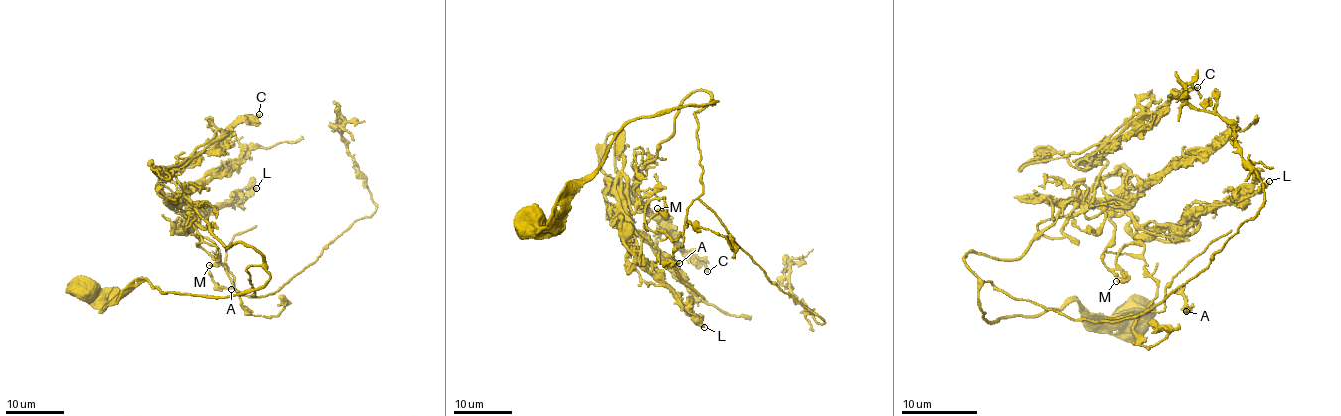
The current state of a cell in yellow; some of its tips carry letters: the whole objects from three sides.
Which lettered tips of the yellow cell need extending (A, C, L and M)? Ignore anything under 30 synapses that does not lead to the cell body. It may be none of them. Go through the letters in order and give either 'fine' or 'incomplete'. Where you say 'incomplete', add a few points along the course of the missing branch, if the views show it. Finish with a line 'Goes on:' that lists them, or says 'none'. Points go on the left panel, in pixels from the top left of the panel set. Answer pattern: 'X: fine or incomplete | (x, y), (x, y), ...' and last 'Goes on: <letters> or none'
A: fine
C: fine
L: fine
M: fine
Goes on: none

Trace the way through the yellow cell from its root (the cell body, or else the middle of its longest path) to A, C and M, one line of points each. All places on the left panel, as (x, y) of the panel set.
A: (86, 290), (113, 302), (146, 280), (226, 297), (270, 274), (246, 268), (255, 296), (211, 274), (231, 289)
C: (86, 290), (113, 302), (146, 280), (226, 297), (270, 278), (250, 246), (211, 233), (176, 177), (259, 114)
M: (86, 290), (258, 290), (265, 259), (226, 248), (190, 201), (209, 265)

